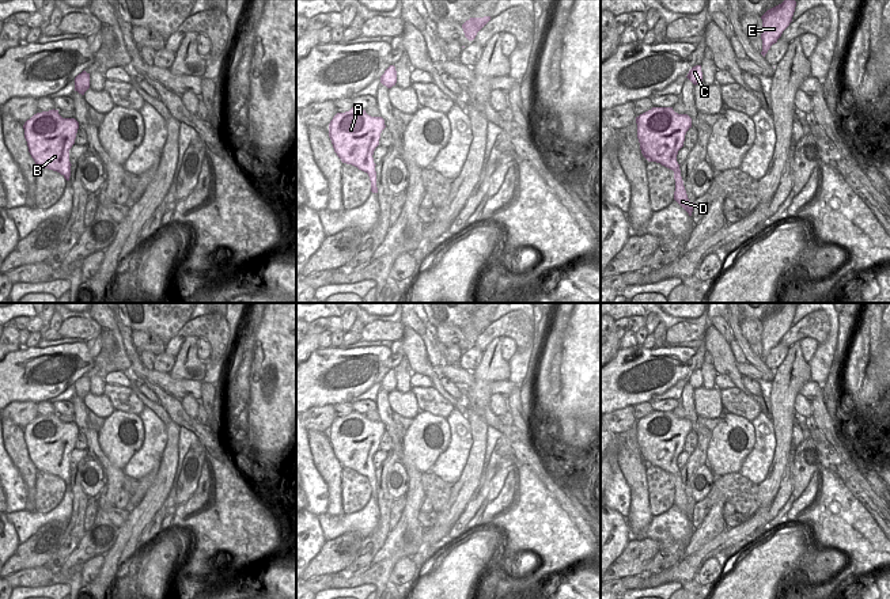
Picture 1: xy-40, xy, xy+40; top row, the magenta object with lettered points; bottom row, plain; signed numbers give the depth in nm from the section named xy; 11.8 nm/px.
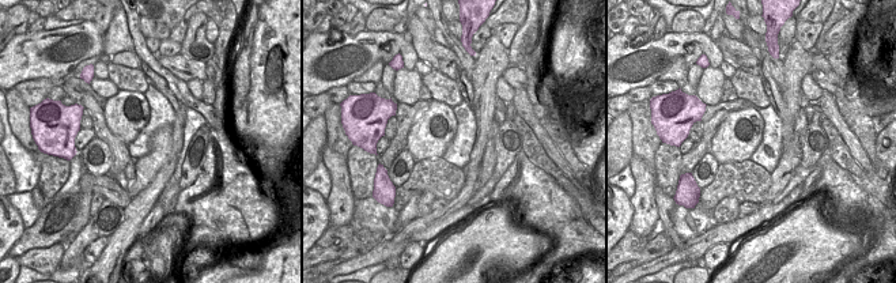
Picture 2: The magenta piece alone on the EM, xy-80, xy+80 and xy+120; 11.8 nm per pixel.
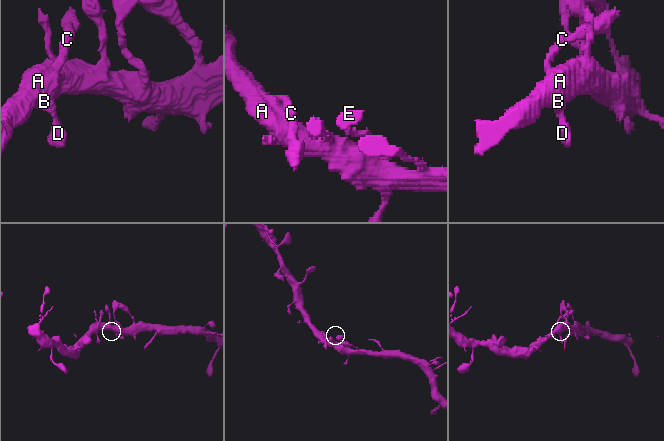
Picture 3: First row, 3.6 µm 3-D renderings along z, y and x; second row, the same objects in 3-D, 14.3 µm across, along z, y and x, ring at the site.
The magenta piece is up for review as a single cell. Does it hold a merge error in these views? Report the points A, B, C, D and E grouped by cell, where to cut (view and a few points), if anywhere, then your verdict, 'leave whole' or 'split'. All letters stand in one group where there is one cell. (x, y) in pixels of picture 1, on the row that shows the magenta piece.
groups A B C D E; cut none; leave whole

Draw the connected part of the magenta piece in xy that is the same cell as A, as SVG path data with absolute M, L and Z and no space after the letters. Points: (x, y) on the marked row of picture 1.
M352 107L337 113L329 124L329 137L342 163L352 164L368 174L371 192L378 193L374 151L386 128L382 117L371 117L366 110Z

